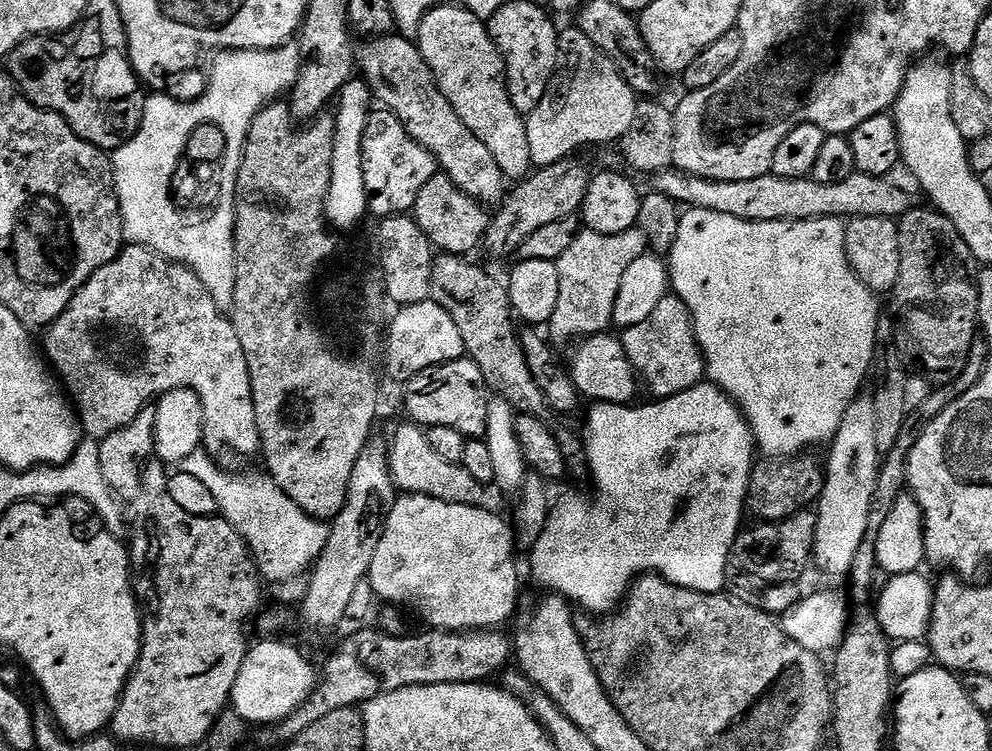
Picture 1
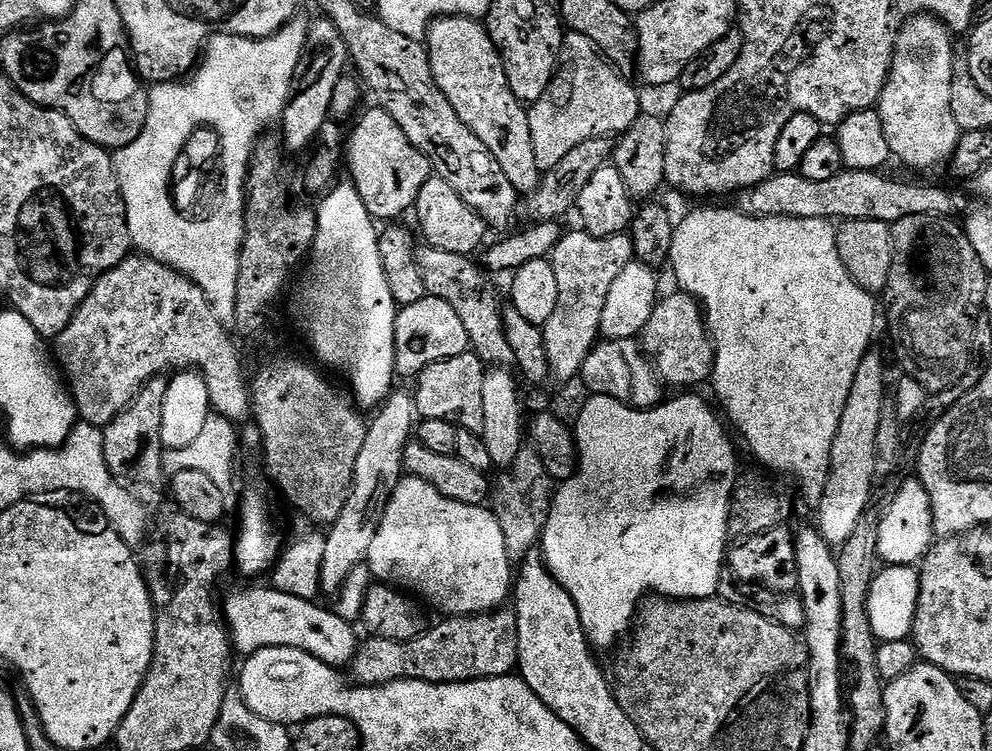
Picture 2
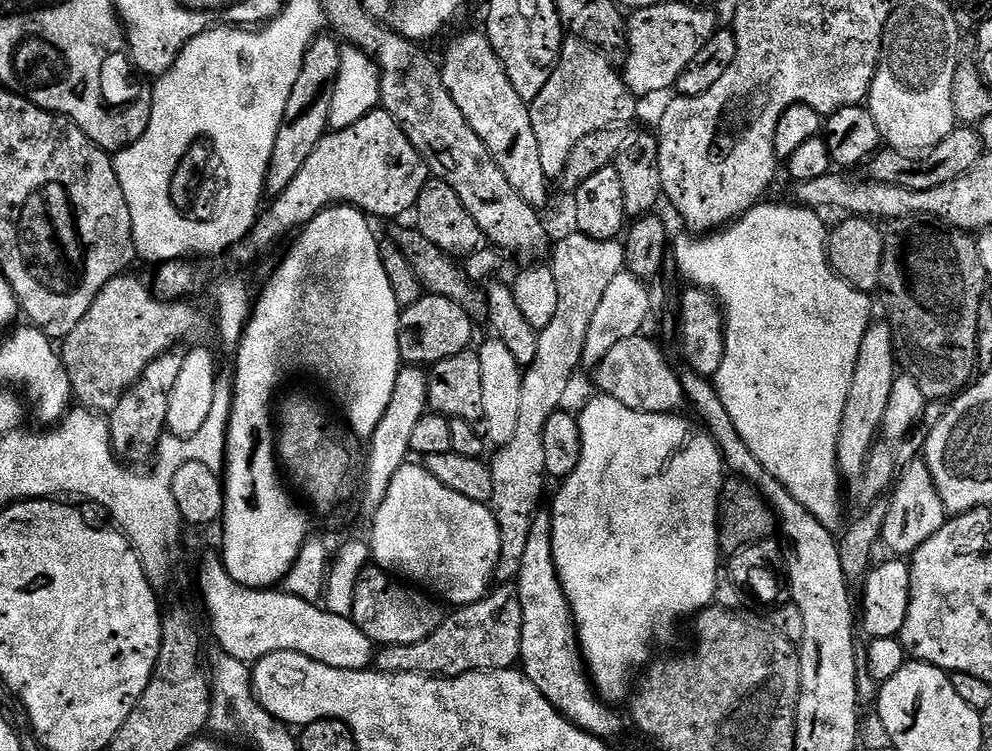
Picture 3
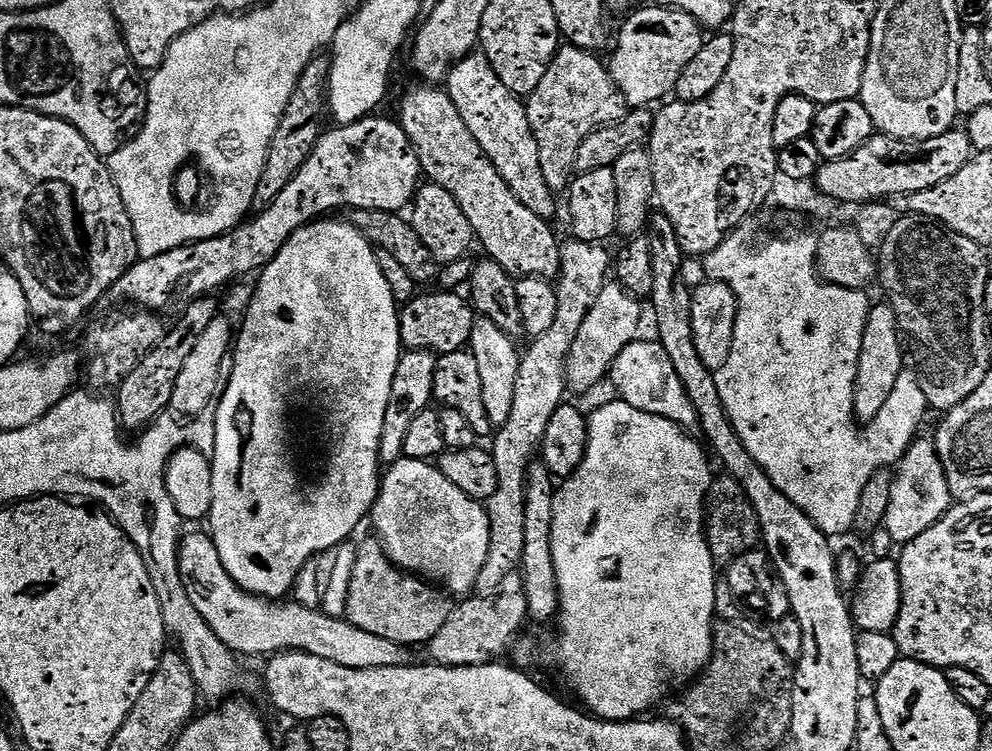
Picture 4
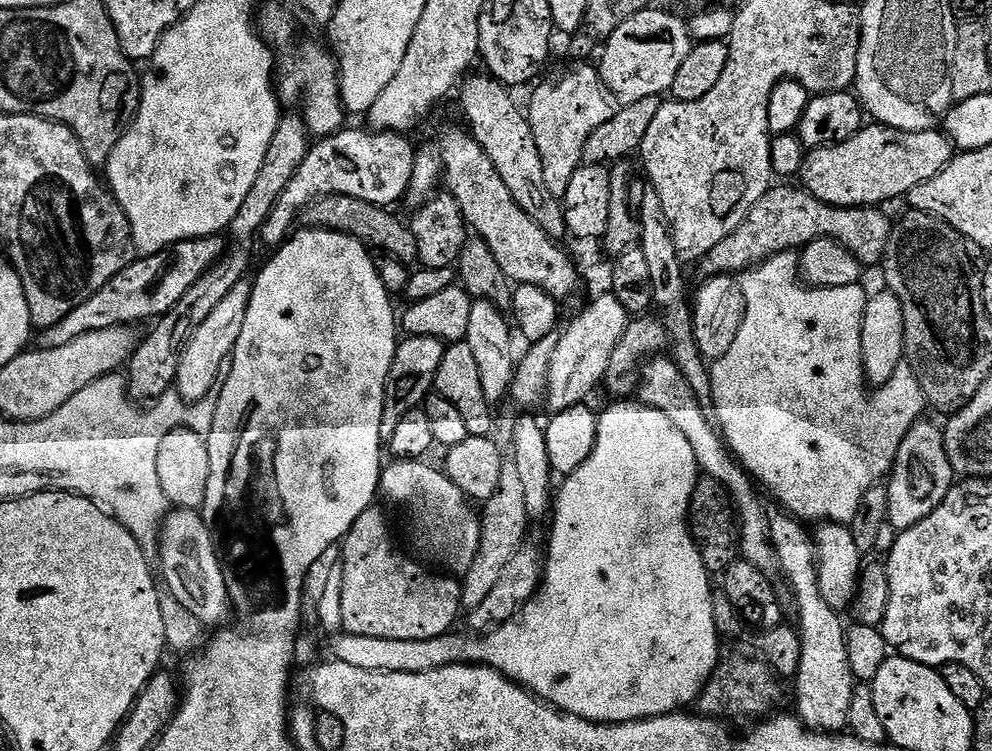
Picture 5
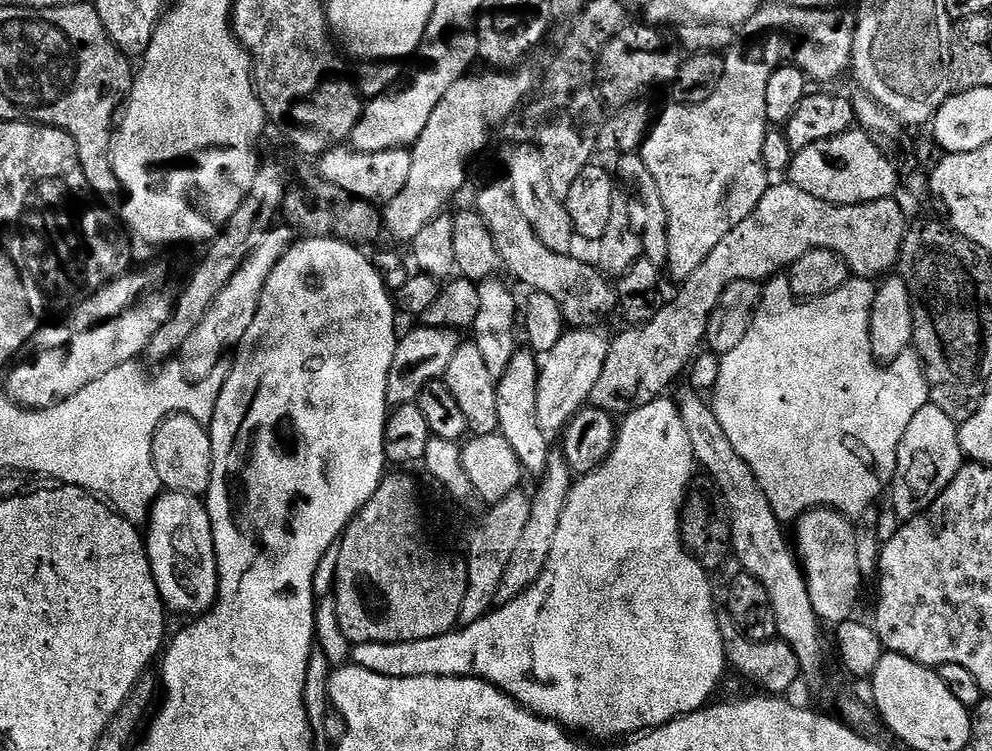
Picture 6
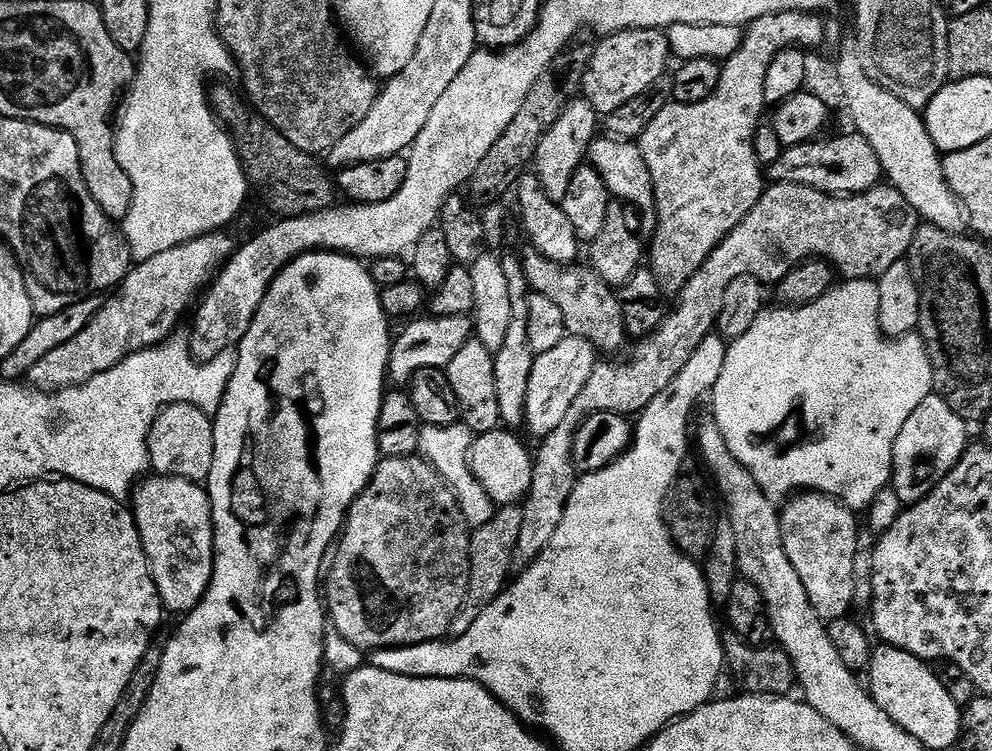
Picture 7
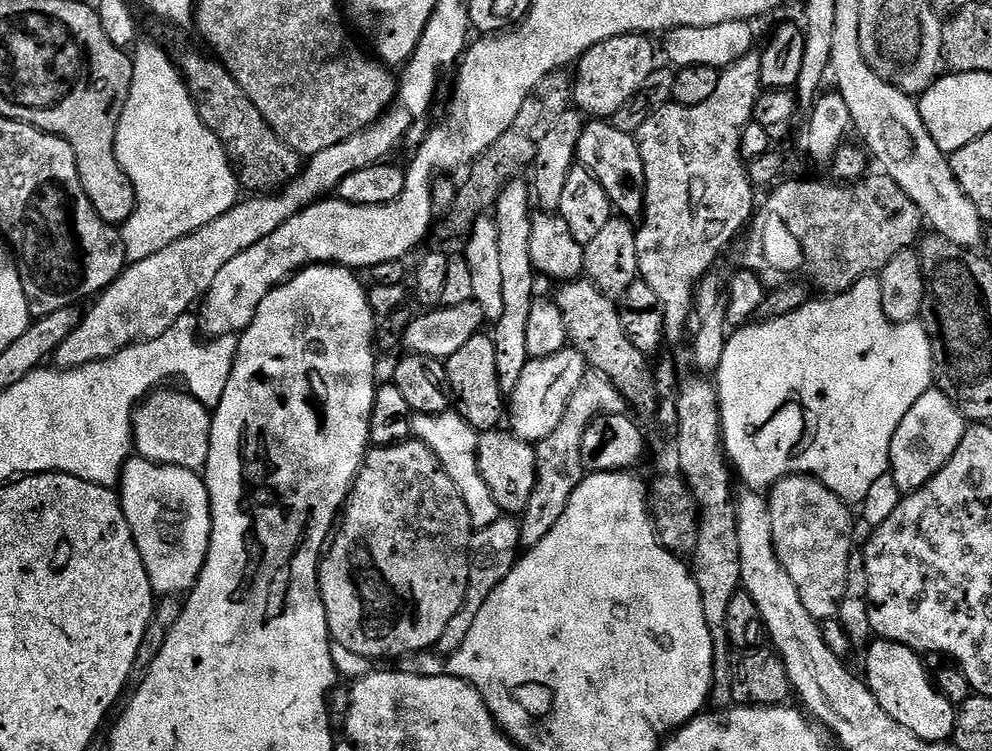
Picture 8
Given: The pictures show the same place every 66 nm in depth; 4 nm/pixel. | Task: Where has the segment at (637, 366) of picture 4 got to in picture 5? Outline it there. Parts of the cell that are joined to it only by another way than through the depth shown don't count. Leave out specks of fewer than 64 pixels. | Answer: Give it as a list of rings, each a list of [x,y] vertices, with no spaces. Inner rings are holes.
[[[661,354],[643,365],[642,379],[638,384],[638,400],[647,408],[662,410],[662,414],[666,414],[666,418],[670,418],[670,422],[674,422],[674,426],[682,430],[682,434],[690,441],[690,446],[694,446],[694,458],[698,458],[701,473],[724,484],[732,503],[736,505],[736,515],[740,522],[742,559],[750,562],[750,566],[758,566],[758,570],[775,573],[778,561],[770,538],[769,509],[764,508],[757,485],[744,471],[743,464],[733,456],[732,449],[728,447],[717,425],[710,419],[709,413],[704,412],[698,398],[694,398],[694,390],[690,390],[686,378],[682,378],[682,370],[678,370],[676,363],[667,355]]]

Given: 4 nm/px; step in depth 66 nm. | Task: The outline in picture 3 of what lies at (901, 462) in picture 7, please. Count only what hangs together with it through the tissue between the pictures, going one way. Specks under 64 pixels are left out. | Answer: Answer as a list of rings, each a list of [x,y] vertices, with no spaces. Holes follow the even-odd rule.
[[[920,458],[910,461],[905,468],[903,465],[899,469],[894,491],[888,500],[888,513],[882,533],[883,547],[888,547],[892,551],[889,553],[897,557],[911,557],[912,553],[918,550],[918,546],[926,542],[926,538],[933,536],[942,527],[945,519],[944,503],[938,494],[928,465]]]

